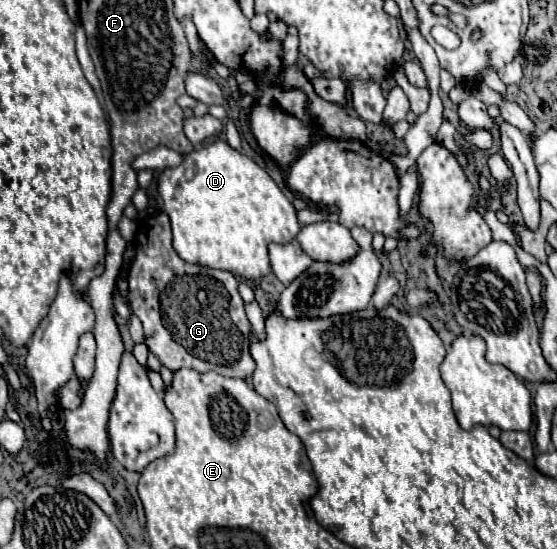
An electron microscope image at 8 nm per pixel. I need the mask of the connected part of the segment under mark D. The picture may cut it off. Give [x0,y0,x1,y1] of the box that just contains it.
[158,138,300,282]

